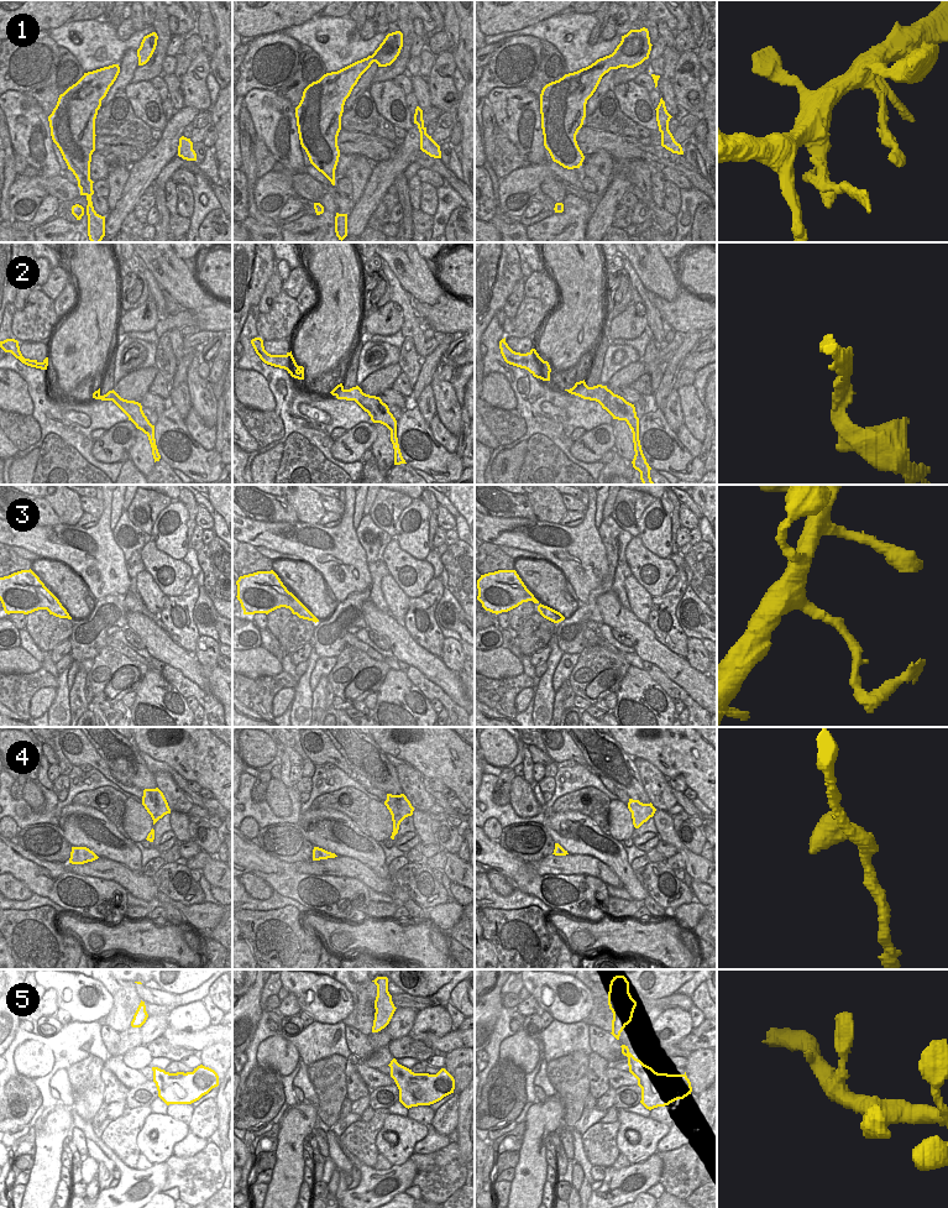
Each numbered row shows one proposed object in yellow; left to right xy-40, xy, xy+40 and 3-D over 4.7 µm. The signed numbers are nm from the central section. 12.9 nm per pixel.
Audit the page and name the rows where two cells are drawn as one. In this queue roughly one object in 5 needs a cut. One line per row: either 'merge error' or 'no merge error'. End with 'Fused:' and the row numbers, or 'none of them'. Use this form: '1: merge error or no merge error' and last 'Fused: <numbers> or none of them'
1: merge error
2: no merge error
3: merge error
4: no merge error
5: no merge error
Fused: 1, 3

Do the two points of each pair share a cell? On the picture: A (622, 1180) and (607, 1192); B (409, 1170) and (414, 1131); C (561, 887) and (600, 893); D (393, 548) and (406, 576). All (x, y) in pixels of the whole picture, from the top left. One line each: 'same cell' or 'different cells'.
A: same cell
B: different cells
C: same cell
D: same cell

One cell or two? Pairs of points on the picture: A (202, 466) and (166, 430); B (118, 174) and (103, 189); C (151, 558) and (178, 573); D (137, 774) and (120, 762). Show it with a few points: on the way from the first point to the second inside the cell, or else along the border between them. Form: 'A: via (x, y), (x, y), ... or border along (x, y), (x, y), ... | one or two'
A: via (192, 459), (172, 438) | one
B: border along (108, 179), (109, 194), (106, 198) | two
C: via (157, 563), (172, 566) | one
D: via (134, 773), (124, 763) | one

